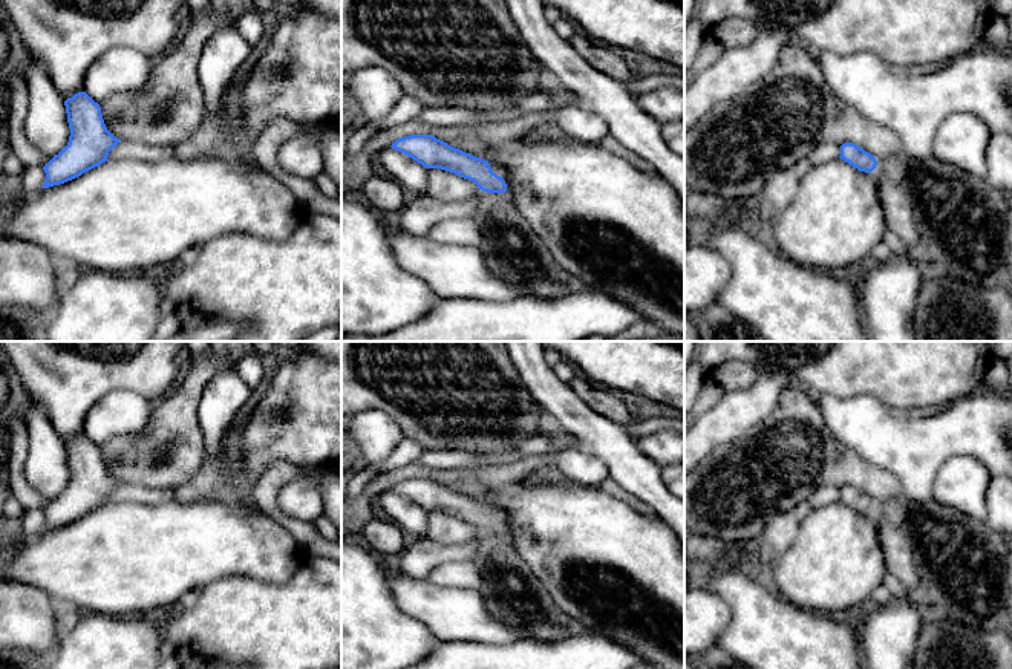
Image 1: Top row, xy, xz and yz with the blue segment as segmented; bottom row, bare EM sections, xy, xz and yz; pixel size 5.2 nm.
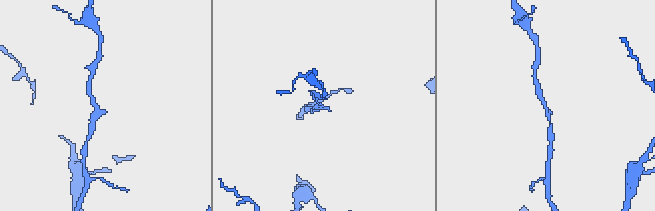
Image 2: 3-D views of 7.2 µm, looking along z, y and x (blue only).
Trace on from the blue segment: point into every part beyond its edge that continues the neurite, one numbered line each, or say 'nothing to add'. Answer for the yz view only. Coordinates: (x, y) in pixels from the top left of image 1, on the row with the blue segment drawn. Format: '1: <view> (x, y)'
nothing to add

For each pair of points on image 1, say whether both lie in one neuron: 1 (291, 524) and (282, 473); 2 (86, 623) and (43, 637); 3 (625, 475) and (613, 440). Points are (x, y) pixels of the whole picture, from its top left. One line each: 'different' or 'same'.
1: same
2: different
3: same

